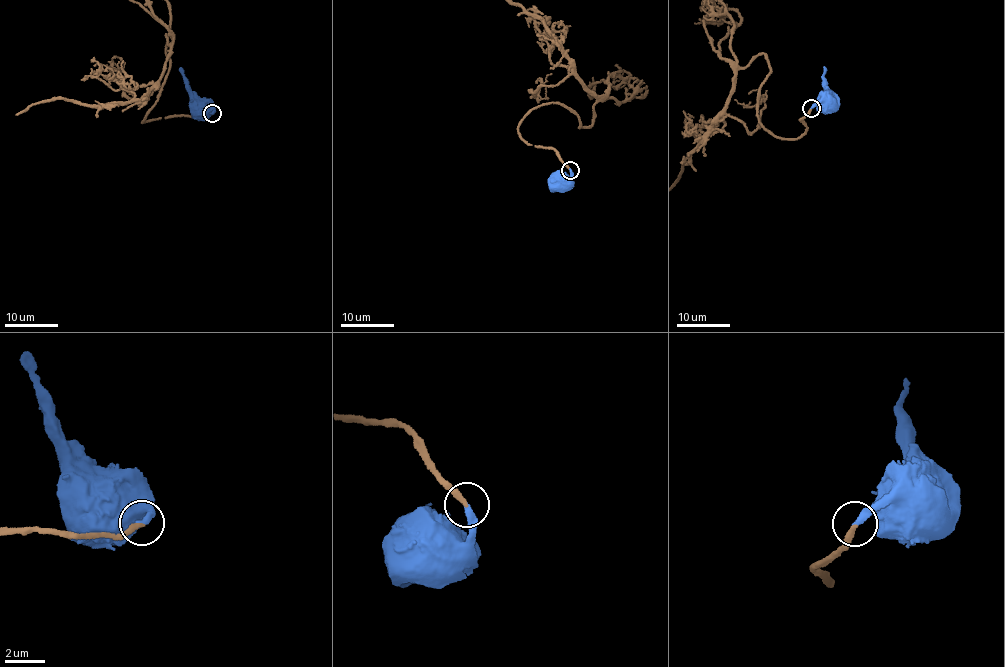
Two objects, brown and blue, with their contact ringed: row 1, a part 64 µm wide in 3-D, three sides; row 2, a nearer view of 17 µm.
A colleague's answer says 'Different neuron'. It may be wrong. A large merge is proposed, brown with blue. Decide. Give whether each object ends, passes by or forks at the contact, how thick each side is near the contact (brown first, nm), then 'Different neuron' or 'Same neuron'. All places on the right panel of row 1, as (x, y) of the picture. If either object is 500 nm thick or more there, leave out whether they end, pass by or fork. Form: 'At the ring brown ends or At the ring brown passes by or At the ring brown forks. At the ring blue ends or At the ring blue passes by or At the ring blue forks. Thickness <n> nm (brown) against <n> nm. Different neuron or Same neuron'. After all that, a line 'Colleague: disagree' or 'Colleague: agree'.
At the ring brown ends. At the ring blue ends. Thickness 280 nm (brown) against 320 nm. Same neuron
Colleague: disagree

